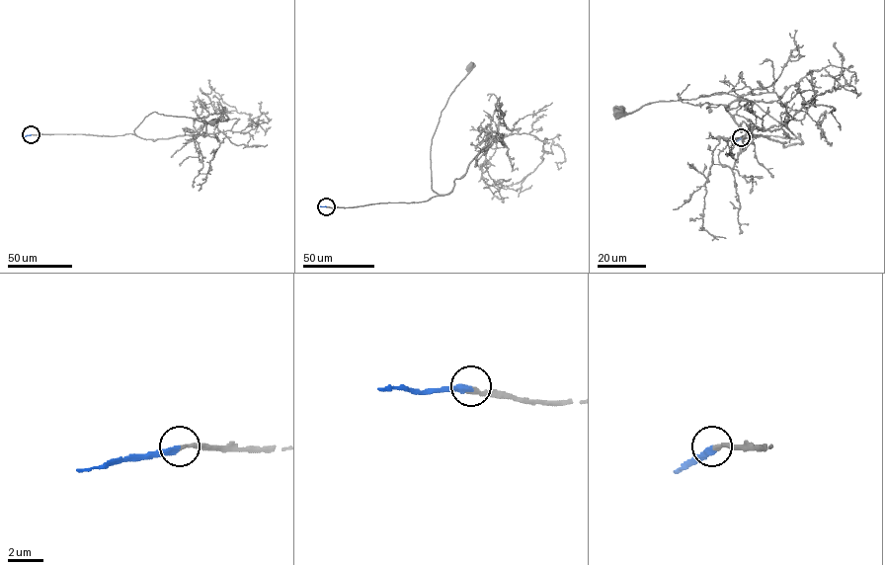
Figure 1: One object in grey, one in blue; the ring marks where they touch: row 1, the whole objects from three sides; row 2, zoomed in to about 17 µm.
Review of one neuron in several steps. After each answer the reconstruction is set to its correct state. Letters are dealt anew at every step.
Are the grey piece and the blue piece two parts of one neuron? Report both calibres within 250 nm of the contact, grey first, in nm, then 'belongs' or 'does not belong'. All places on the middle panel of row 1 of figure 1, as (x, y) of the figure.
280/320 nm | belongs

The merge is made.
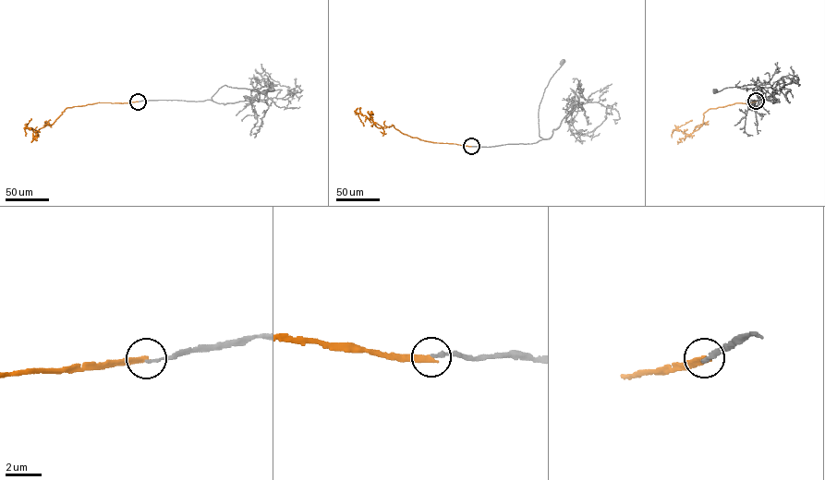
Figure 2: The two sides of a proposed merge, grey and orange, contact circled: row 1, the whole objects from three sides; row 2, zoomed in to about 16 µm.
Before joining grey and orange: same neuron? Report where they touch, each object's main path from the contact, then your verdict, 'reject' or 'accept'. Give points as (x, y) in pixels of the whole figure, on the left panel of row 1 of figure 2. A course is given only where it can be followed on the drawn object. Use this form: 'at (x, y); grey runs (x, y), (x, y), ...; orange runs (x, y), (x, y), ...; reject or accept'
at (138, 102); grey runs (138, 102), (213, 102), (212, 96), (224, 85), (262, 92); orange runs (138, 102), (68, 107), (53, 124), (36, 133), (27, 126), (30, 119); reject

